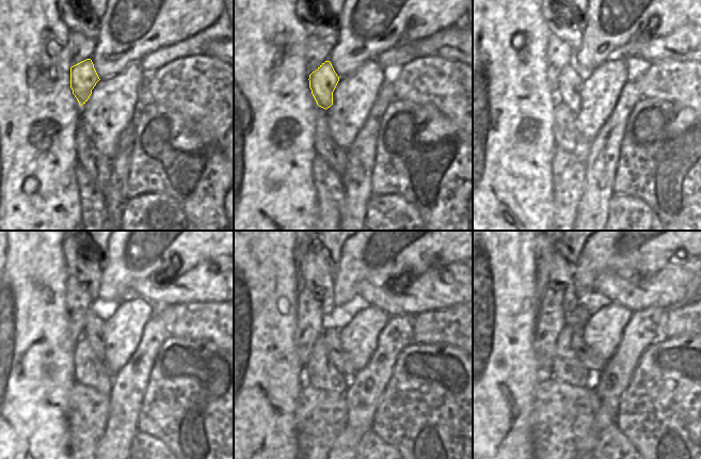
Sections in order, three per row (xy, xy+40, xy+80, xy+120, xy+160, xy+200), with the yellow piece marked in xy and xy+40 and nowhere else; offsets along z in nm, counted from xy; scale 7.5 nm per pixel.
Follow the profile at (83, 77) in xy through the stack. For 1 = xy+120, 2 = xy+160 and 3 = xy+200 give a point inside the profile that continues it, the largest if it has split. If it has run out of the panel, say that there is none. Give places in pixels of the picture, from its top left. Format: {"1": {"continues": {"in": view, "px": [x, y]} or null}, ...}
{"1": {"continues": {"in": "xy+120", "px": [93, 327]}}, "2": {"continues": {"in": "xy+160", "px": [341, 360]}}, "3": {"continues": {"in": "xy+200", "px": [594, 363]}}}

